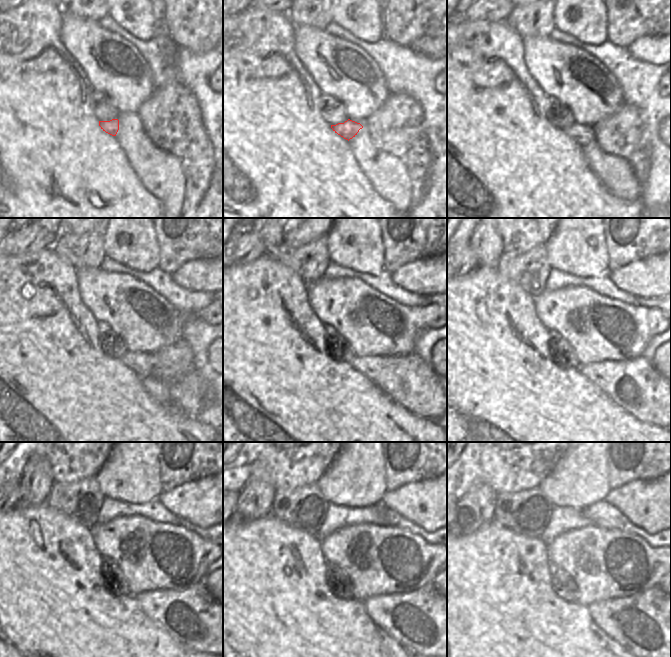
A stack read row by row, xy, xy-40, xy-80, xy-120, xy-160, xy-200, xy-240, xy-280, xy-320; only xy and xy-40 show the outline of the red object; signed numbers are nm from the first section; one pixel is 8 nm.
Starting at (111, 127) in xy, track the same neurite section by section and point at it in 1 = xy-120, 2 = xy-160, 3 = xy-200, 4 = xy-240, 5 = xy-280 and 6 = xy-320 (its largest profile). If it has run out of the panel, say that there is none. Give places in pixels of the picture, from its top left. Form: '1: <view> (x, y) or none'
1: xy-120 (188, 392)
2: xy-160 (407, 380)
3: xy-200 (635, 385)
4: xy-240 (193, 617)
5: xy-280 (426, 623)
6: xy-320 (650, 625)

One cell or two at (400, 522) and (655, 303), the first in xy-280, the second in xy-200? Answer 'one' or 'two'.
one

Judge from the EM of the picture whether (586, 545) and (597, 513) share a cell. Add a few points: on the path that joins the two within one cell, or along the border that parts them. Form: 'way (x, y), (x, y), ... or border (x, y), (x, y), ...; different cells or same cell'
border (592, 523), (600, 528), (614, 528), (616, 530); different cells

